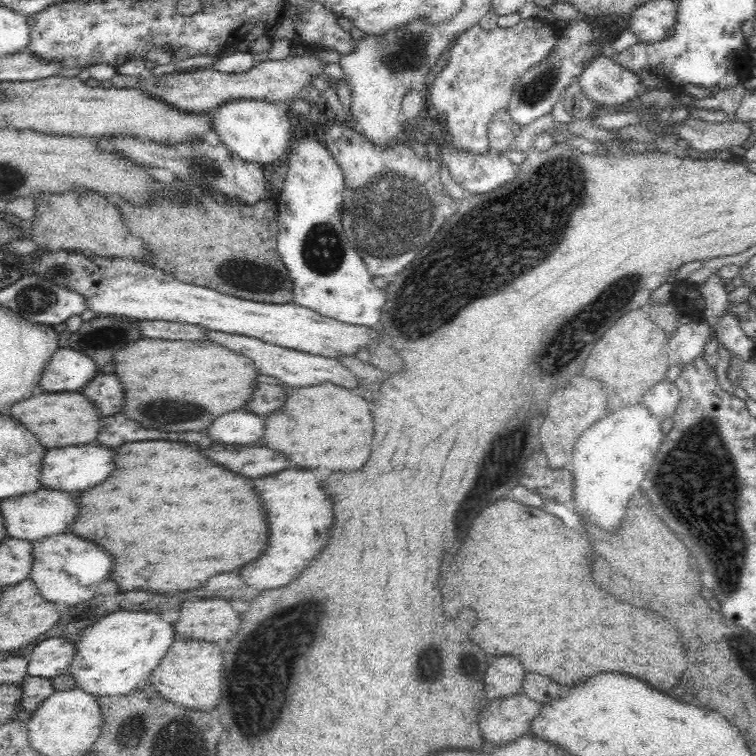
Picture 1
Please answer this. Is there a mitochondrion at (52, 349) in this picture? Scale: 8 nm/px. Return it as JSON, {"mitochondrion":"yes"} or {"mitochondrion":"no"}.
{"mitochondrion":"no"}

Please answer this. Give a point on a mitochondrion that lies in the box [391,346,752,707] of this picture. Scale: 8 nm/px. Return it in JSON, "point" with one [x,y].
{"point":[697,479]}

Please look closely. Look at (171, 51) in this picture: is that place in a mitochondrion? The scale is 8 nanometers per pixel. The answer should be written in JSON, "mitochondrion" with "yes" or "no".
{"mitochondrion":"no"}

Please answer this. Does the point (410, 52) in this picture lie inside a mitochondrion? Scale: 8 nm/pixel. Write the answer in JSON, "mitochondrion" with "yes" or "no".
{"mitochondrion":"yes"}

